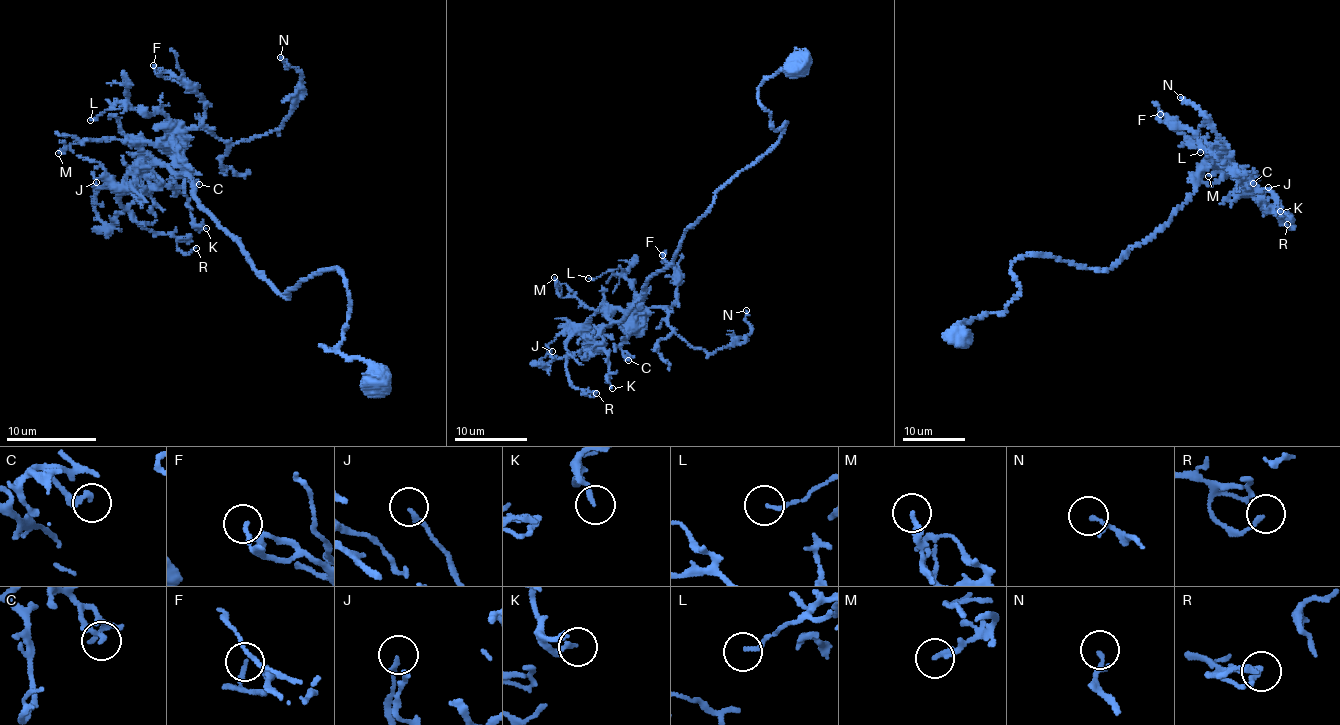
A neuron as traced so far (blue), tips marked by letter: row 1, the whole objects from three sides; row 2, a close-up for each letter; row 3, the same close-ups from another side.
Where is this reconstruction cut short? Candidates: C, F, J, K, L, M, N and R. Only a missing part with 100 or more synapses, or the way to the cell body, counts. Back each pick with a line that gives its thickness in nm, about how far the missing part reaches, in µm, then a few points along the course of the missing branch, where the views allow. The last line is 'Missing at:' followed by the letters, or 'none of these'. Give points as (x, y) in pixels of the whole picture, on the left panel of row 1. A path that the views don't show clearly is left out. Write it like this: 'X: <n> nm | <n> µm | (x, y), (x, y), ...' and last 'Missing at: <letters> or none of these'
Missing at: none of these

